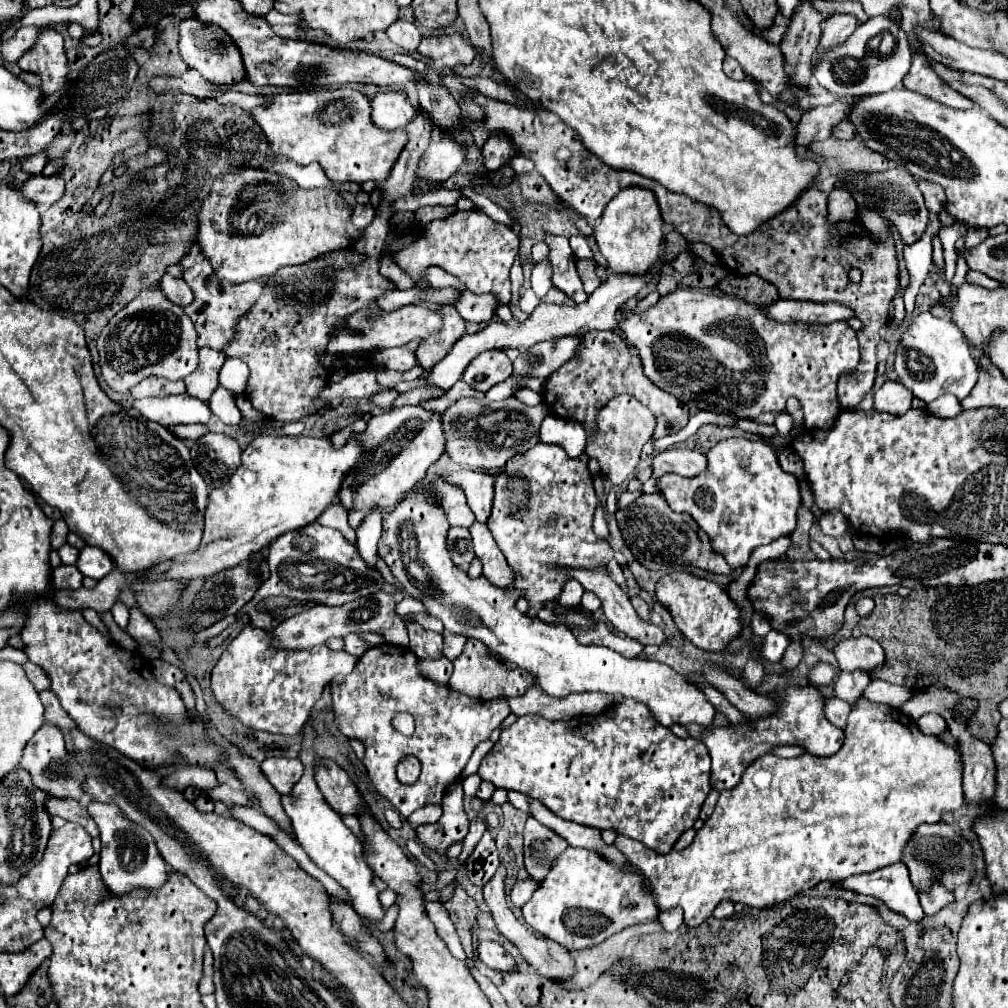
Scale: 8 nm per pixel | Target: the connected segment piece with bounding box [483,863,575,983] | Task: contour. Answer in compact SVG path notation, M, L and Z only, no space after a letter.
M499 863L497 867L497 873L485 883L483 887L483 895L485 895L485 901L491 909L491 915L495 919L495 925L497 929L511 941L515 943L515 947L521 951L521 955L525 957L525 961L537 971L541 973L543 977L555 981L555 983L569 983L575 975L575 959L573 959L573 953L567 951L565 947L553 943L551 939L537 939L521 921L517 921L517 917L513 915L513 911L507 907L507 899L505 899L505 877L507 877L507 871L505 871L505 865Z

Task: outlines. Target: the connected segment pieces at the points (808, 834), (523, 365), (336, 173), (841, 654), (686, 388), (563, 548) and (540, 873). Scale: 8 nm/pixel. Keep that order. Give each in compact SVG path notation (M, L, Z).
M861 697L857 701L857 705L853 707L847 727L845 727L845 741L843 747L831 755L831 757L815 757L809 753L803 753L801 757L795 759L781 759L775 755L761 755L757 757L743 773L741 781L737 787L733 787L731 791L721 791L721 797L717 801L717 807L713 811L713 815L705 821L705 825L697 831L693 843L683 849L683 851L669 851L665 855L645 847L643 843L637 843L635 839L629 837L617 837L615 839L615 847L621 853L633 853L633 865L639 868L644 875L649 879L657 905L661 907L661 911L671 909L671 907L683 907L685 911L685 923L689 927L697 927L699 923L703 923L707 917L713 915L713 909L723 901L729 899L733 903L743 903L755 909L763 909L763 907L771 907L775 903L781 903L805 889L811 889L815 885L819 885L821 881L837 881L837 879L845 879L849 875L857 875L857 873L871 873L877 871L881 867L893 865L901 859L901 851L907 843L907 839L911 837L911 833L915 831L917 825L921 823L937 823L943 813L953 813L963 805L963 759L961 759L961 749L957 745L947 745L943 743L939 737L935 735L925 735L919 731L917 723L907 717L903 711L887 707L887 705L879 705L879 703L871 703L865 697Z
M577 337L537 343L515 359L515 363L513 363L515 373L525 373L531 377L549 377L563 363L577 357L579 347L581 347L581 339L577 339Z
M351 87L335 91L283 91L271 97L269 107L253 109L251 117L261 125L275 153L287 155L299 165L319 163L333 183L373 181L381 185L407 145L405 129L385 131L377 127L371 121L371 101Z
M869 637L845 639L833 649L833 653L837 657L841 671L861 669L867 675L871 675L877 667L883 667L883 663L885 663L883 647Z
M679 287L675 293L661 297L653 307L645 309L641 313L635 313L633 309L627 309L627 307L619 307L619 313L623 315L623 321L619 321L619 329L625 333L627 343L631 343L637 349L637 355L639 355L639 359L643 363L645 377L649 377L649 381L653 381L663 391L673 393L685 405L695 407L699 411L711 411L711 413L717 413L717 415L733 415L737 419L751 419L753 421L759 415L769 413L769 411L773 411L773 413L785 411L785 403L793 395L801 403L801 409L803 409L803 415L805 415L805 421L807 421L809 429L829 429L829 427L833 427L833 423L835 423L835 419L839 415L839 409L841 409L839 407L839 397L837 397L839 377L845 375L845 373L857 371L857 365L861 363L861 347L859 347L859 341L857 341L857 333L845 321L833 321L833 323L787 321L787 323L781 323L781 321L771 319L765 313L765 309L759 307L759 305L747 303L743 299L737 299L737 297L719 297L719 295L705 293L705 291L691 289L691 287Z
M537 443L525 455L513 457L507 463L505 471L495 477L495 501L487 527L491 529L507 563L521 575L517 577L515 587L525 591L525 599L531 603L527 615L531 617L535 617L535 613L543 607L545 601L553 601L555 597L559 597L561 585L567 581L567 577L559 573L555 567L593 569L613 559L611 545L599 539L593 531L597 495L593 491L593 477L587 471L587 461L589 457L585 453L581 453L579 457L569 457L565 449L561 449L559 445Z
M533 817L525 823L525 869L529 877L537 883L547 877L553 861L569 847L569 843L547 829L545 825L537 823Z

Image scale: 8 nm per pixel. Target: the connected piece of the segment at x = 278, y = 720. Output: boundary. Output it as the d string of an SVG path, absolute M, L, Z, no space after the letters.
M247 625L223 651L213 669L211 687L215 699L225 711L237 717L245 727L295 735L311 715L313 705L323 693L323 687L338 674L353 671L357 657L347 651L333 651L326 645L305 649L273 649L273 635Z

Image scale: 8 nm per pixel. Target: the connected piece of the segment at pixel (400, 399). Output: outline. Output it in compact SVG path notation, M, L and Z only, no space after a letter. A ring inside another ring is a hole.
M409 389L409 391L403 391L397 395L391 409L399 409L405 405L421 405L423 401L429 401L429 399L433 399L433 397L425 389Z

